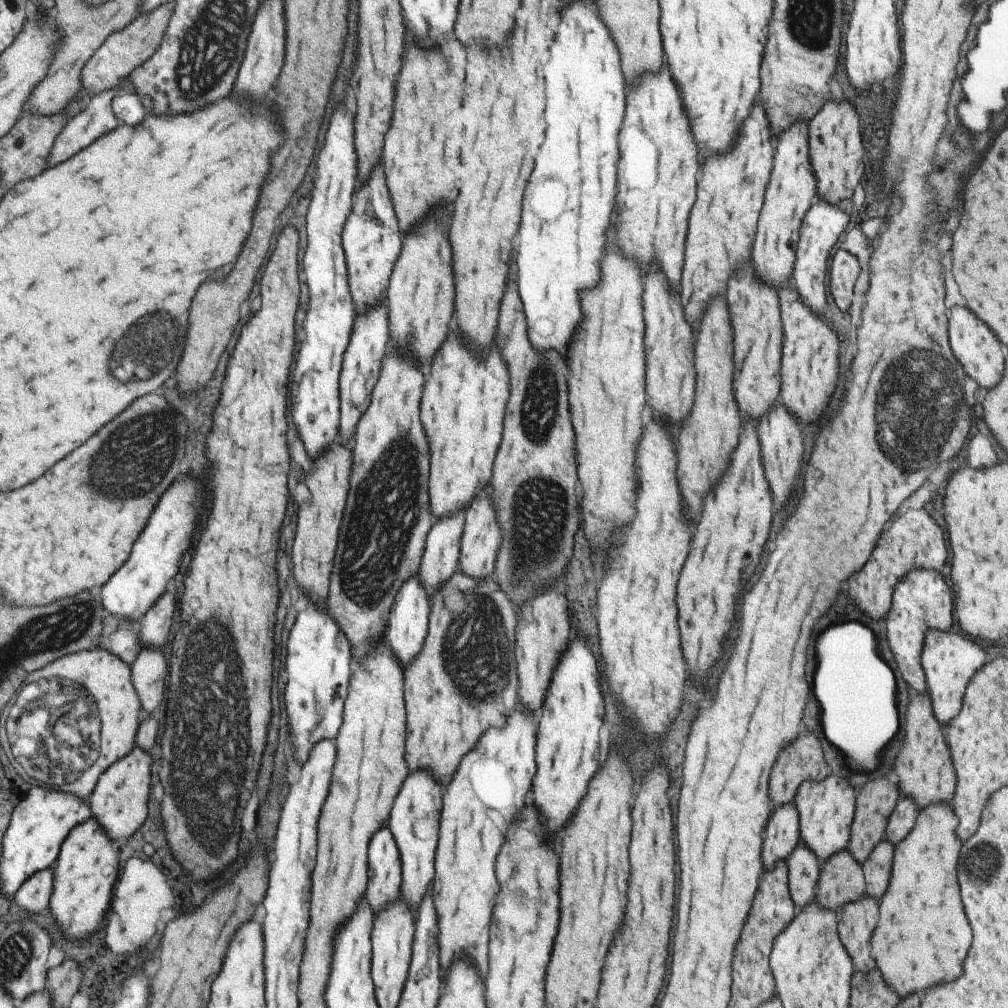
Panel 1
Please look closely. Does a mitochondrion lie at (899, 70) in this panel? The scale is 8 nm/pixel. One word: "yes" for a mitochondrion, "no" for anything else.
no

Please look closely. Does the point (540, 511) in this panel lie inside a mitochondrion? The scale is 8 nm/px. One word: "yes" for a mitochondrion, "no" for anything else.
yes

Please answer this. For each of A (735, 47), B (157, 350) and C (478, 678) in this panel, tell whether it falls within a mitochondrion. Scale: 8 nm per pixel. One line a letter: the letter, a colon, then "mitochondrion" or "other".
A: other
B: mitochondrion
C: mitochondrion

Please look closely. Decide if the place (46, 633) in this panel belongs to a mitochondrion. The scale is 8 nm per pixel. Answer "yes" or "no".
yes

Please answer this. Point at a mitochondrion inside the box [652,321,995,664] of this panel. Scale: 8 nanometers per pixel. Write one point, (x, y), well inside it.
(921, 389)

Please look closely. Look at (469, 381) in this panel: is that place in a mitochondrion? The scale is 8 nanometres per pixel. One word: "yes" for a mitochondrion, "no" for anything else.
no

